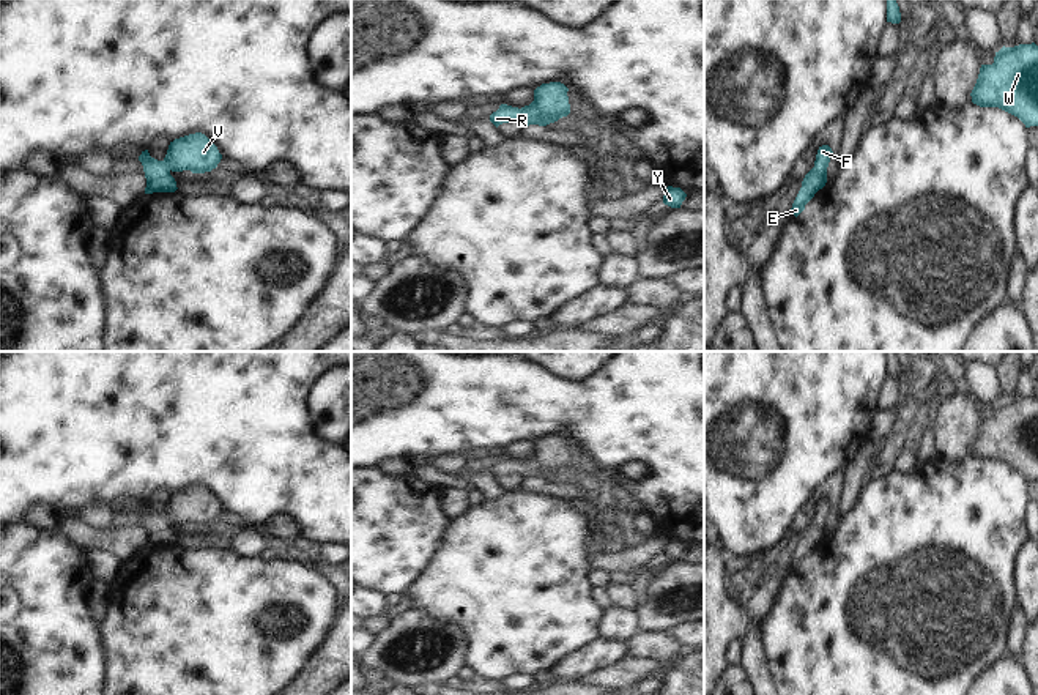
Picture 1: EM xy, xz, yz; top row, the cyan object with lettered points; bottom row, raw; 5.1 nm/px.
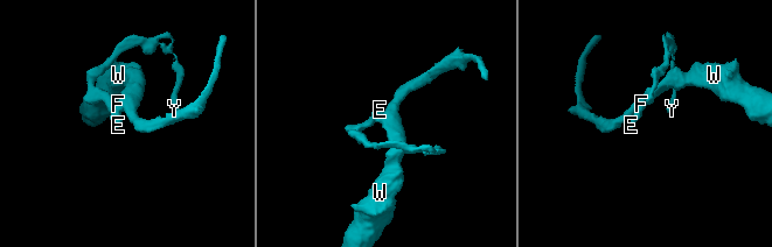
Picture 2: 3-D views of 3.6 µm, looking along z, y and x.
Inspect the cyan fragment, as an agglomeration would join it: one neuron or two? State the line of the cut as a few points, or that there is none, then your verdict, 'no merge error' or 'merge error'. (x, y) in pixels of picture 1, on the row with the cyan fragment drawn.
cut none; no merge error

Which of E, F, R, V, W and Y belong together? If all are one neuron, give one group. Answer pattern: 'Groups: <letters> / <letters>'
Groups: E F R V W Y

